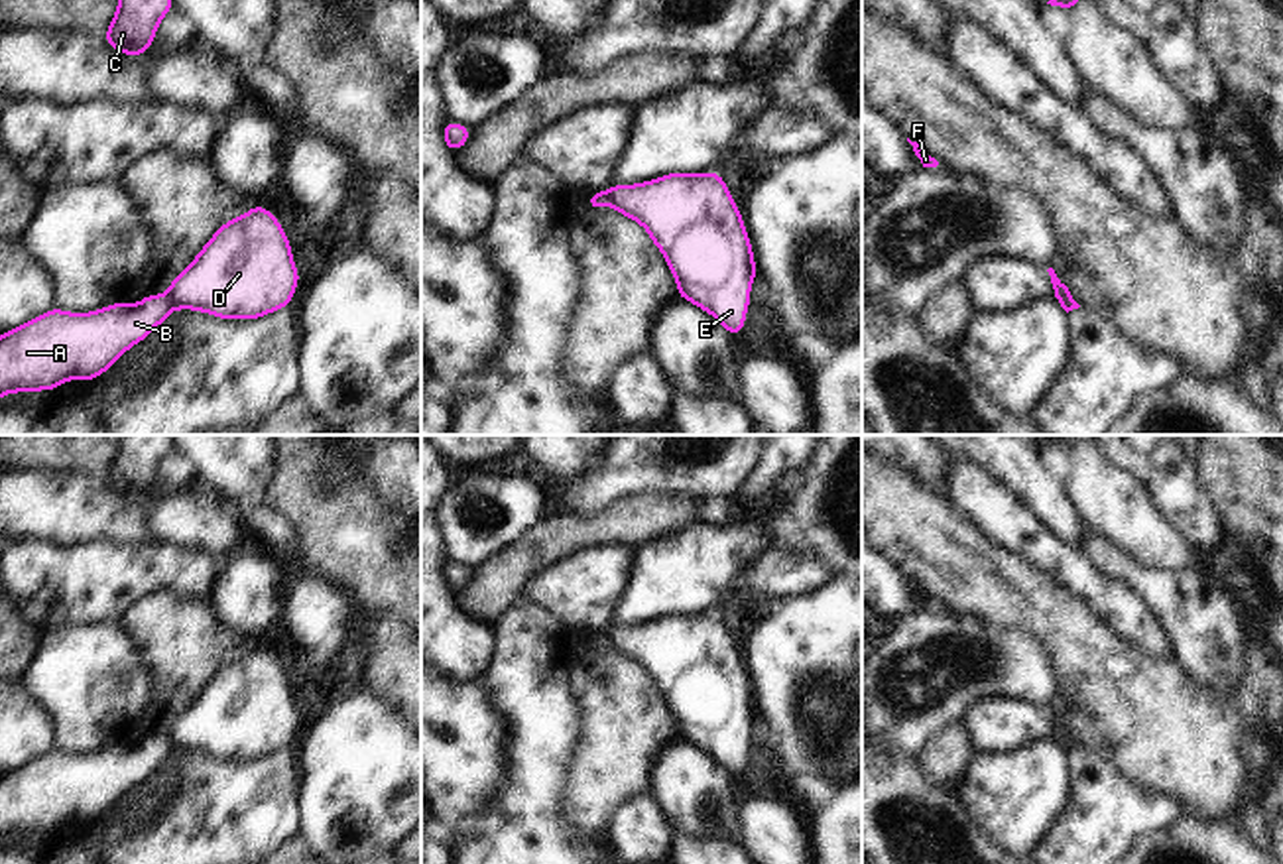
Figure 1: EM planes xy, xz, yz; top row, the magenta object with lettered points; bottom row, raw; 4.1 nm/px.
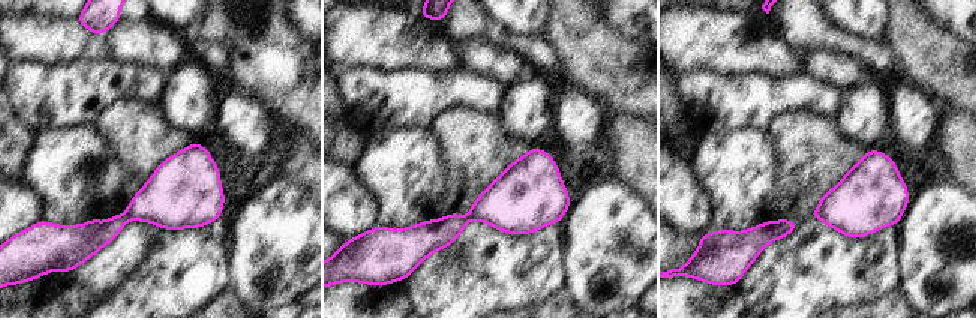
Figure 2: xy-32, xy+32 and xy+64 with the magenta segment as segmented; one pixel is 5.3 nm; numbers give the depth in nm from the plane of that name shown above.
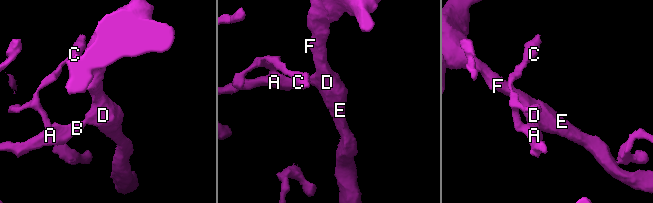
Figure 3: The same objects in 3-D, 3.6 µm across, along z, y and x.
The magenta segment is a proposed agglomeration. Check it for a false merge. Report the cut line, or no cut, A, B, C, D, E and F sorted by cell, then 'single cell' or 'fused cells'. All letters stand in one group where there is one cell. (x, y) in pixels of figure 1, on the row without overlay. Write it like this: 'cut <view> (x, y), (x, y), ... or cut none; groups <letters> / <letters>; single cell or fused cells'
cut xy (168, 735), (172, 748); groups A B C / D E F; fused cells

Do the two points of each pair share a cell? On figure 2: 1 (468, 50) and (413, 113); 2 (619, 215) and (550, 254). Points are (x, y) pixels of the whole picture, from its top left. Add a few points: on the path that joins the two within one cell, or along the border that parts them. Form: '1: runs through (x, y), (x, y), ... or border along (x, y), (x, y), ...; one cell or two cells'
1: border along (461, 65), (493, 78); two cells
2: border along (562, 221), (564, 283); two cells

